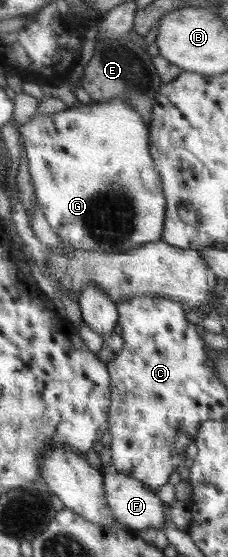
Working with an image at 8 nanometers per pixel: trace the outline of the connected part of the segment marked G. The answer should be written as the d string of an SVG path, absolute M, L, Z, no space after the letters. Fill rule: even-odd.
M113 98L110 102L95 102L92 105L77 105L68 107L60 113L36 113L35 117L23 125L19 125L19 134L25 146L25 153L29 163L29 174L35 190L38 205L42 208L45 219L52 229L57 233L64 245L69 245L73 249L84 251L97 251L107 254L123 254L129 251L146 246L147 243L159 242L162 240L162 233L165 229L166 221L166 196L165 189L162 188L162 179L157 175L150 152L150 129L147 129L146 121L139 115L130 103L123 103L119 98Z

